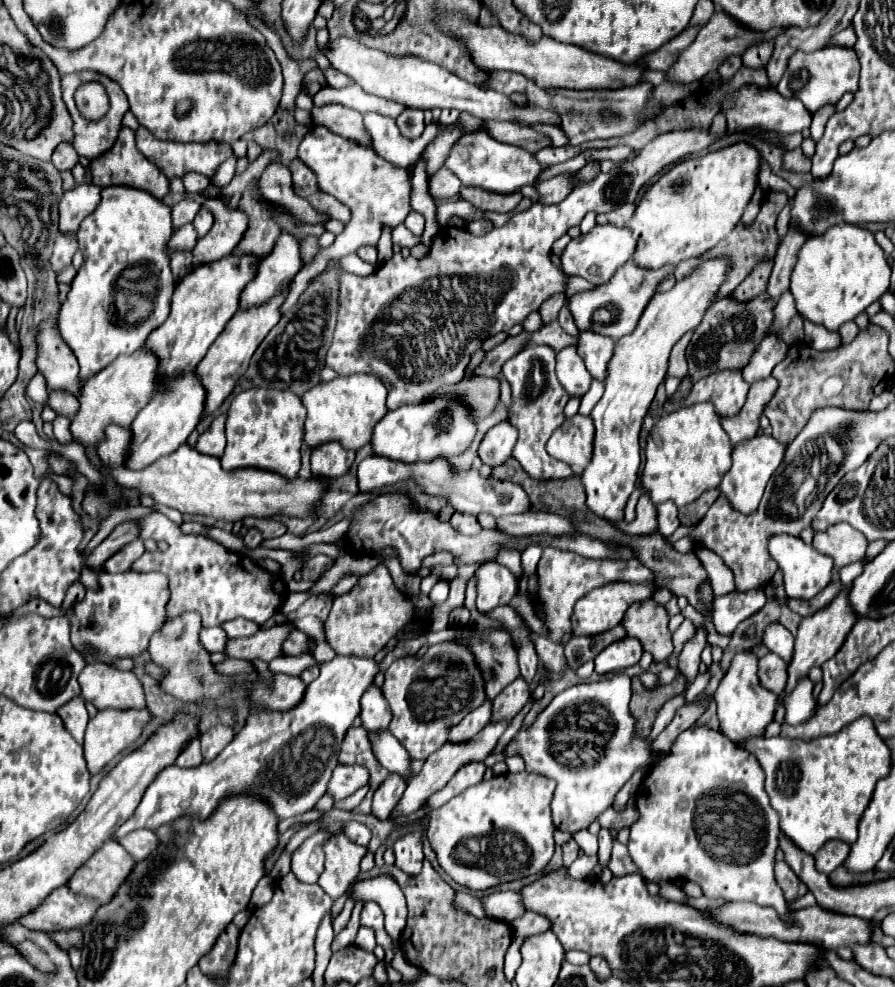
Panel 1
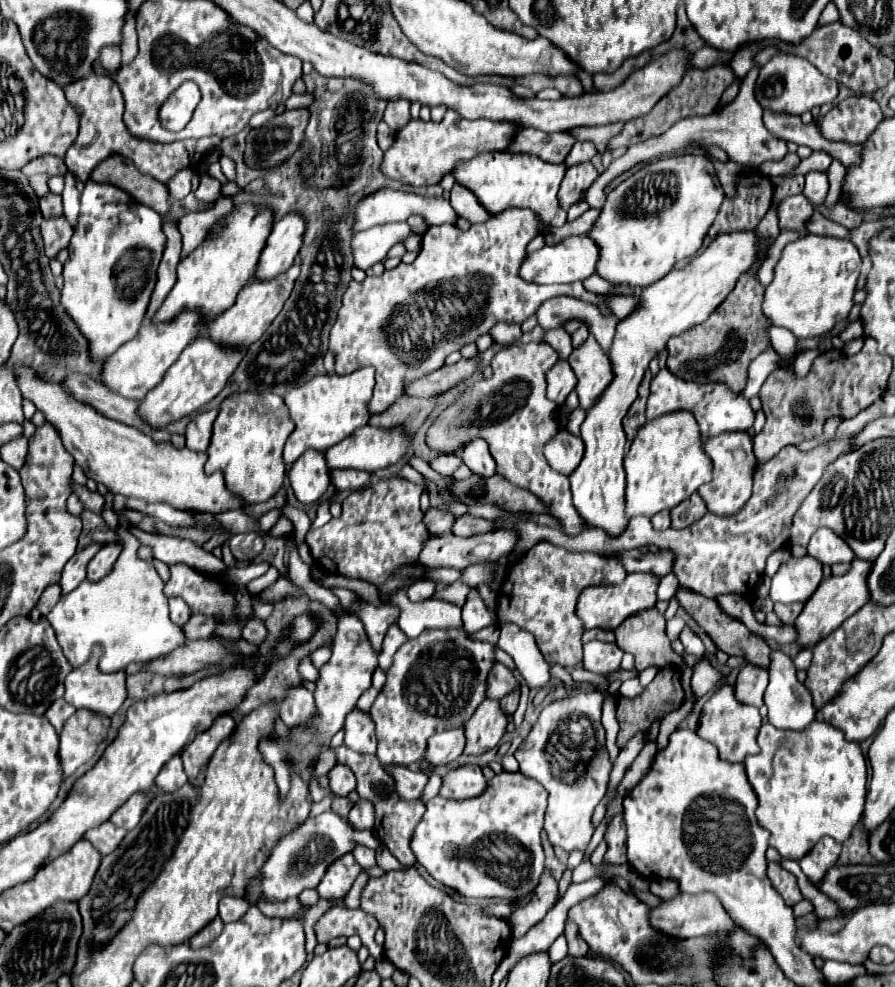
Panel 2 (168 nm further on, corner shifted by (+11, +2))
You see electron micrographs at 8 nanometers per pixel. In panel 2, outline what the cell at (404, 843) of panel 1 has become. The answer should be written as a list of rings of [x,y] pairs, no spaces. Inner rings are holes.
[[[341,746],[335,752],[337,752],[337,760],[353,770],[353,774],[357,778],[357,792],[359,792],[359,796],[369,800],[375,806],[375,832],[381,838],[383,846],[387,846],[389,852],[401,864],[413,866],[413,854],[409,854],[409,834],[413,834],[413,826],[417,826],[417,822],[421,820],[421,816],[425,812],[425,804],[421,800],[417,800],[417,802],[403,800],[397,794],[397,790],[395,790],[393,776],[381,768],[381,764],[377,762],[375,756],[357,754],[357,752],[349,750],[347,746]]]

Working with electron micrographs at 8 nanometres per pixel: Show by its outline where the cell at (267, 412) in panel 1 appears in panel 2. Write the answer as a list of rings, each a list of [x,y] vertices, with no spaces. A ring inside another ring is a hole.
[[[239,392],[221,402],[219,416],[213,424],[213,436],[207,448],[207,462],[205,462],[205,472],[223,472],[223,480],[227,490],[237,496],[245,506],[253,506],[259,502],[267,502],[273,498],[285,480],[285,464],[283,464],[283,446],[289,438],[289,434],[295,430],[287,406],[283,398],[275,394],[255,394],[255,392]]]

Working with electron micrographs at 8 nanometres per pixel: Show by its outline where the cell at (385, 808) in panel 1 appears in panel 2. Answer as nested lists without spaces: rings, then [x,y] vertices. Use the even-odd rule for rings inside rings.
[[[359,800],[359,802],[351,808],[347,820],[349,820],[349,824],[351,824],[353,828],[357,828],[357,830],[369,830],[369,828],[373,828],[375,810],[373,810],[371,802],[369,802],[369,800]]]

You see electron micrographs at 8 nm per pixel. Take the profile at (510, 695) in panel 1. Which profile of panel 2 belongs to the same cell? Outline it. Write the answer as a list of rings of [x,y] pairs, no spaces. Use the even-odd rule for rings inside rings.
[[[485,700],[475,714],[471,716],[471,720],[465,724],[465,756],[481,756],[487,750],[495,748],[503,734],[505,734],[505,726],[507,726],[507,718],[499,708],[497,700]]]

